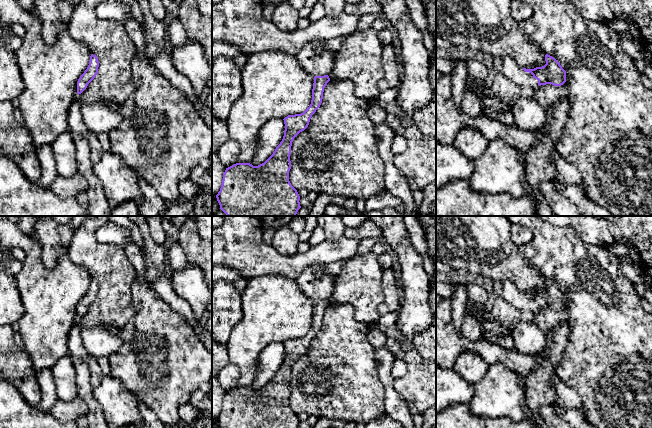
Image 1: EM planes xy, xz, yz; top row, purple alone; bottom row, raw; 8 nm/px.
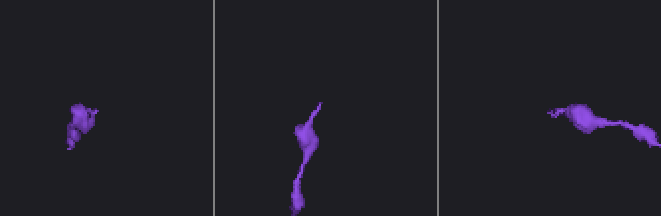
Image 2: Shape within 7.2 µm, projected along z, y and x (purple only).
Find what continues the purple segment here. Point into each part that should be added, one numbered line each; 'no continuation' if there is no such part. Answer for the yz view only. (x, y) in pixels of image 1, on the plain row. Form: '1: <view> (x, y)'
1: yz (504, 288)

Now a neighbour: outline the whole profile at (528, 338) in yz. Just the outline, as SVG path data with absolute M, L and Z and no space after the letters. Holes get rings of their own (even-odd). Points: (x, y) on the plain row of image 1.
M534 322L519 323L512 330L512 339L516 351L530 356L539 353L546 344L545 332Z

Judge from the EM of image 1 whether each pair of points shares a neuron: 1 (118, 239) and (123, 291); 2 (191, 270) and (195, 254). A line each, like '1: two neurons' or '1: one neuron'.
1: two neurons
2: two neurons

